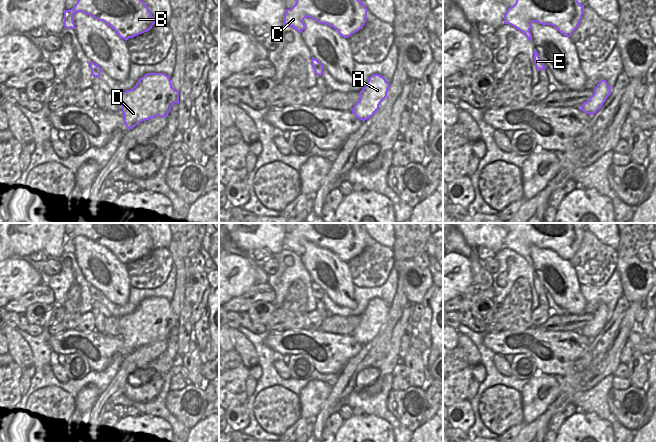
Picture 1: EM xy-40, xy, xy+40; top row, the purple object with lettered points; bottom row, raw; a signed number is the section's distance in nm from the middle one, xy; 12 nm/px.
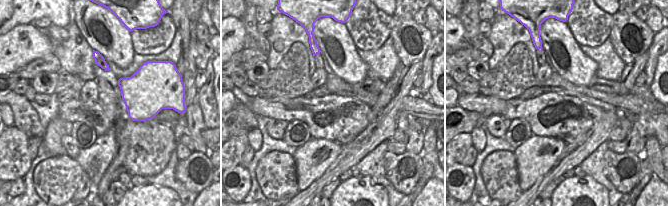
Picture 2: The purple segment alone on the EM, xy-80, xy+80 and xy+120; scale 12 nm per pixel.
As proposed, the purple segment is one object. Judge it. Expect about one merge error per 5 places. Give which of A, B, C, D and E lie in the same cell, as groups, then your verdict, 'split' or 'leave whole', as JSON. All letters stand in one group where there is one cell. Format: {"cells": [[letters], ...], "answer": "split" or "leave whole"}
{"cells": [["A", "B", "C", "D", "E"]], "answer": "leave whole"}

